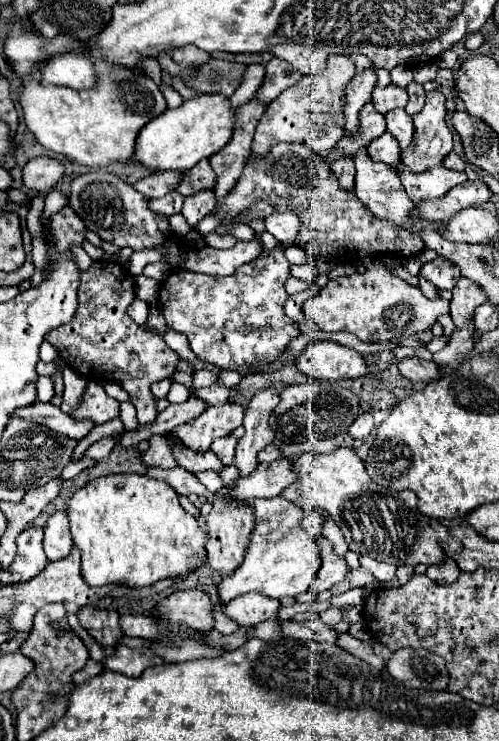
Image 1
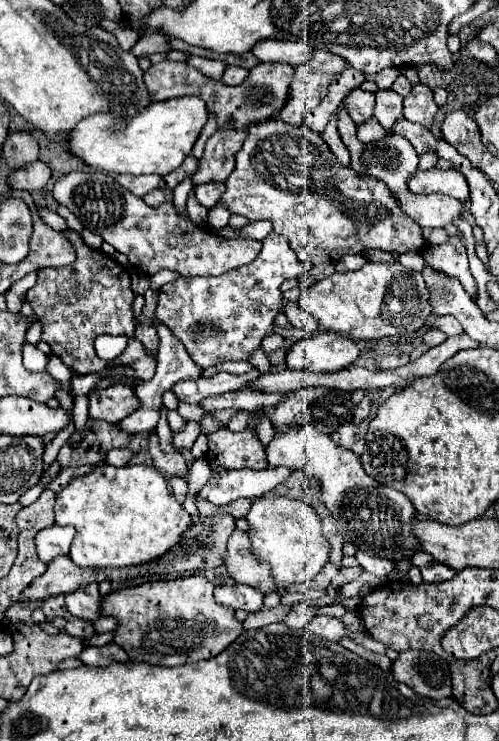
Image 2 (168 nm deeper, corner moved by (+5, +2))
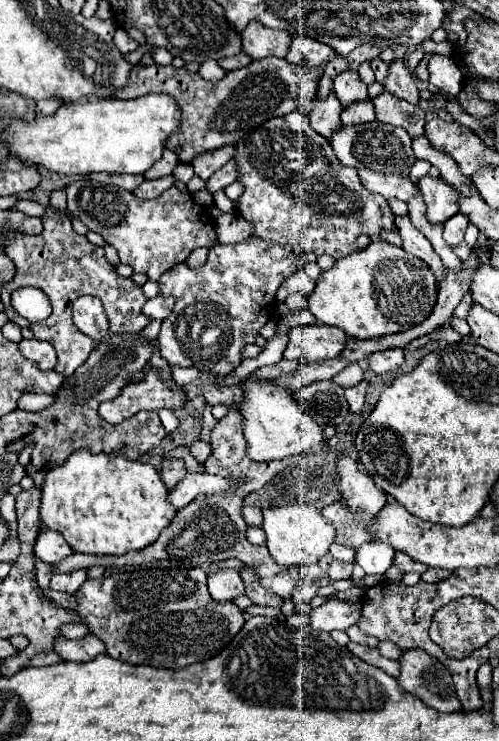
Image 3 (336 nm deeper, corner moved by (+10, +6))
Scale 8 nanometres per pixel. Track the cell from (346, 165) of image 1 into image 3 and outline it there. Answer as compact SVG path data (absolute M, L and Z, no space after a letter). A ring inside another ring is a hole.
M332 91L324 99L316 97L312 101L312 109L308 111L312 129L328 139L328 133L332 133L332 129L336 129L336 125L340 125L340 109L342 109L342 105Z

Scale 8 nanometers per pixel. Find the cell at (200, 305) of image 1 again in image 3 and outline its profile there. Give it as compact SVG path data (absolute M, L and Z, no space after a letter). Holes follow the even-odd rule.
M248 237L236 245L218 243L210 249L210 255L202 267L188 267L186 263L176 265L164 277L160 277L160 293L170 293L176 297L176 305L172 313L162 321L162 329L158 333L158 349L160 355L168 361L172 377L176 385L190 385L202 379L216 379L220 375L232 373L234 367L240 365L240 351L244 345L254 343L258 331L270 319L270 303L274 303L276 291L280 283L296 271L300 257L294 255L288 245L268 245L268 241L260 241L258 237Z

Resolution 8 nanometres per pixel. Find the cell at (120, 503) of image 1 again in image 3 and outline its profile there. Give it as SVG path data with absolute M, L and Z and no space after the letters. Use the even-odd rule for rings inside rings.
M80 449L72 453L60 467L46 473L42 485L42 505L40 517L44 525L52 531L62 533L68 545L76 553L98 553L98 555L126 555L138 551L156 541L156 537L166 529L176 515L176 509L166 501L166 485L160 481L154 465L144 461L130 461L124 455L90 453L90 449Z

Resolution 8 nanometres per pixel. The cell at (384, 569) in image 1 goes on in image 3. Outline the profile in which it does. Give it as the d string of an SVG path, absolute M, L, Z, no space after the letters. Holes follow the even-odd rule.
M368 541L356 549L356 563L366 575L384 575L394 561L394 549L384 541Z

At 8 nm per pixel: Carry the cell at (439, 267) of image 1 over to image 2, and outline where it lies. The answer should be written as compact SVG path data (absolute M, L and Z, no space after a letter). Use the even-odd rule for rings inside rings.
M449 237L449 243L425 249L423 259L431 269L445 273L449 277L457 277L463 283L465 291L476 303L479 291L477 291L477 283L469 271L469 261L467 261L467 253L461 243L461 237Z

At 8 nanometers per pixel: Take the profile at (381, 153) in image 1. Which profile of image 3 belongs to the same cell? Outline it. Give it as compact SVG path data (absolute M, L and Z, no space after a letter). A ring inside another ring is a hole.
M370 99L366 101L354 101L346 105L340 113L340 119L344 125L356 125L356 123L368 123L374 121L374 105Z

